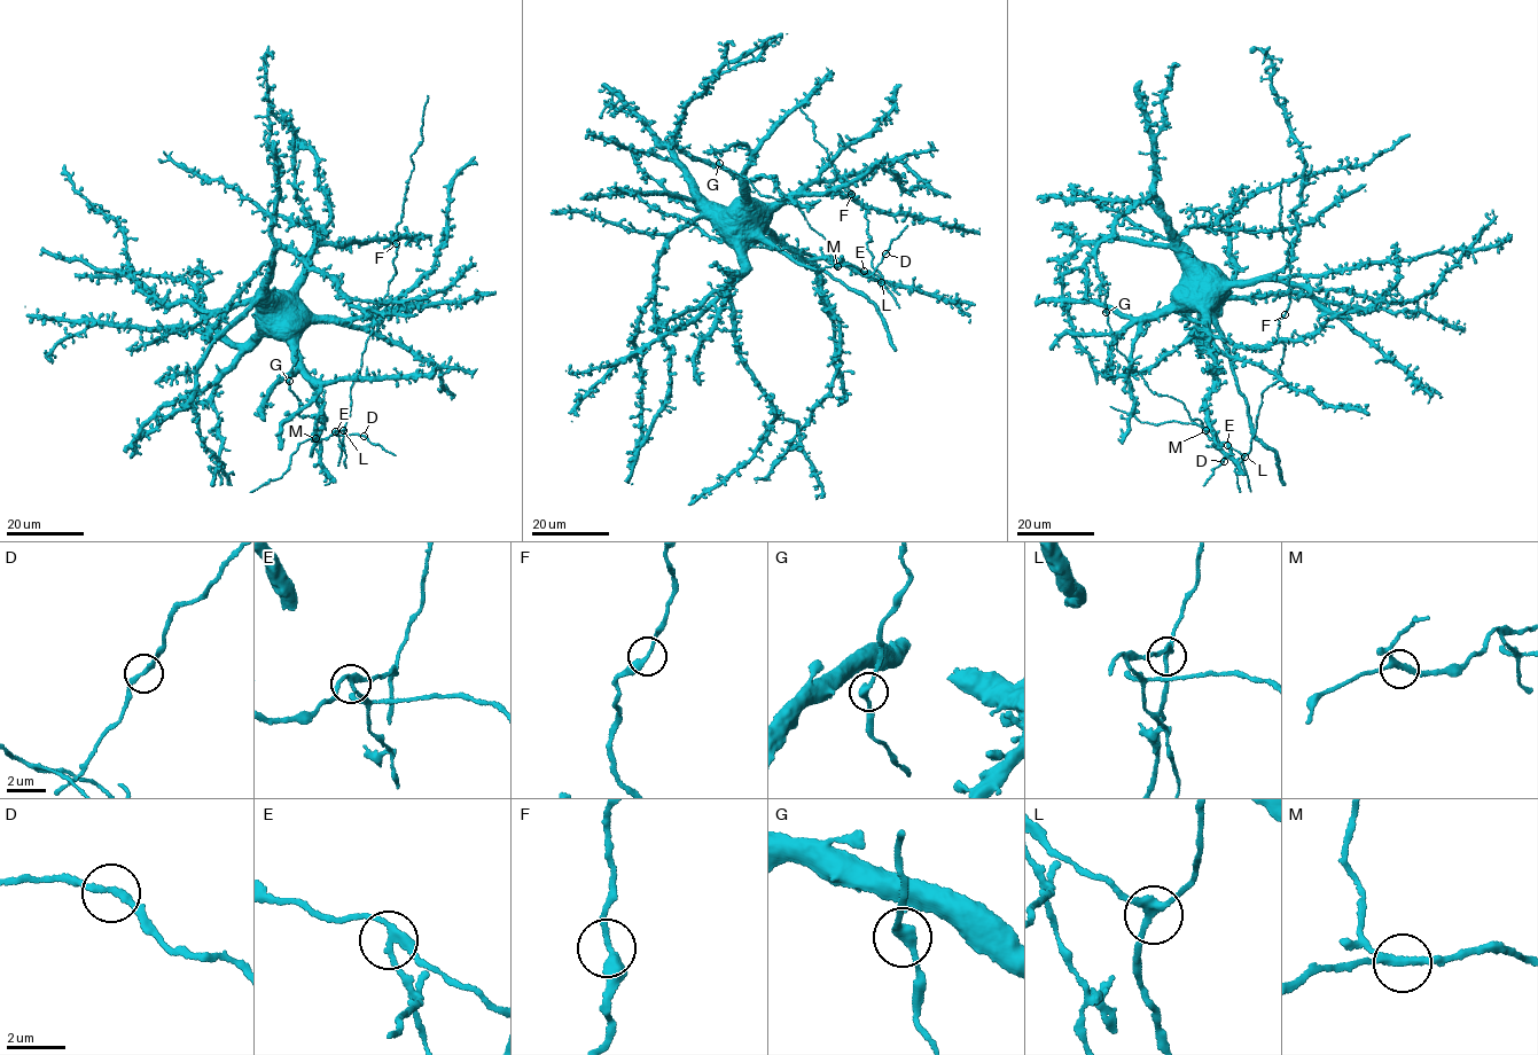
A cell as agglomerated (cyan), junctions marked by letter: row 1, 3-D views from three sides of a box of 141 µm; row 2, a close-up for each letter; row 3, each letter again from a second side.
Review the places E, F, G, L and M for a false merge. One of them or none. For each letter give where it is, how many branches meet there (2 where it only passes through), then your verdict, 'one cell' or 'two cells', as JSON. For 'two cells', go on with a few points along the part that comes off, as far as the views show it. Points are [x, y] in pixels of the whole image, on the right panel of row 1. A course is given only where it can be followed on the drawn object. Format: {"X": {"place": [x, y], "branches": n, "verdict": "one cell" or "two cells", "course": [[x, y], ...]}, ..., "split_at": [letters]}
{"E": {"place": [1227, 445], "branches": 3, "verdict": "two cells", "course": [[1227, 445], [1232, 453], [1215, 468], [1203, 485]]}, "F": {"place": [1285, 314], "branches": 2, "verdict": "one cell"}, "G": {"place": [1106, 312], "branches": 3, "verdict": "one cell"}, "L": {"place": [1244, 456], "branches": 3, "verdict": "one cell"}, "M": {"place": [1205, 430], "branches": 3, "verdict": "one cell"}, "split_at": ["E"]}

